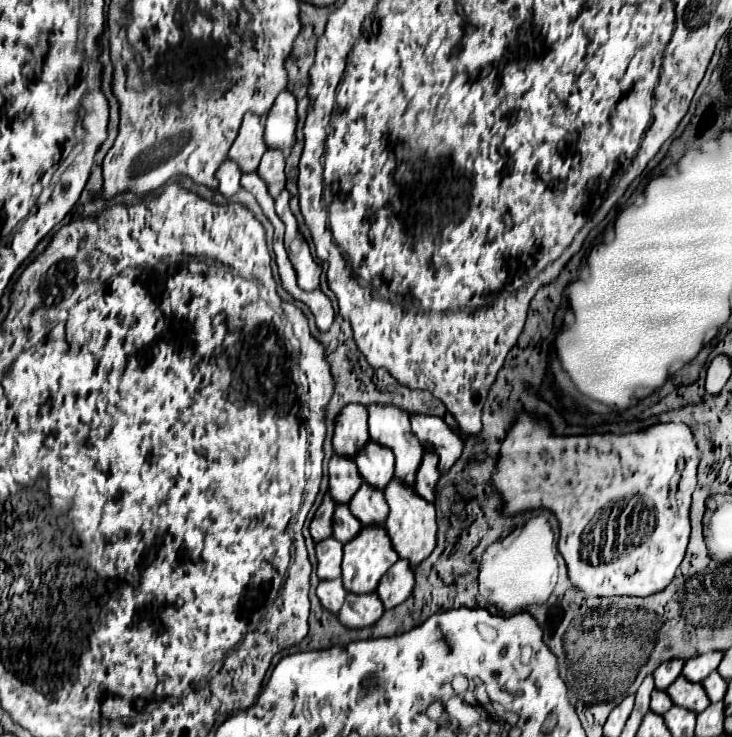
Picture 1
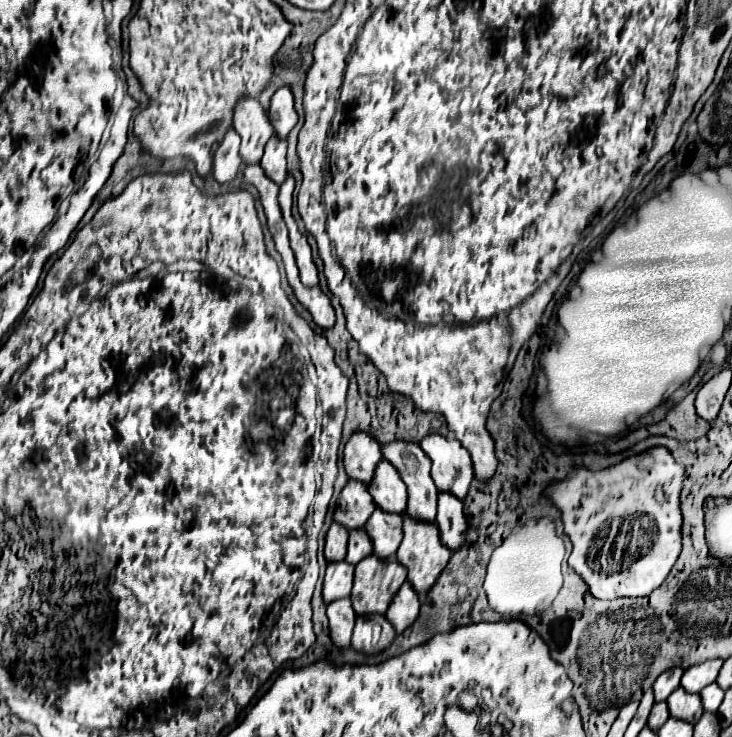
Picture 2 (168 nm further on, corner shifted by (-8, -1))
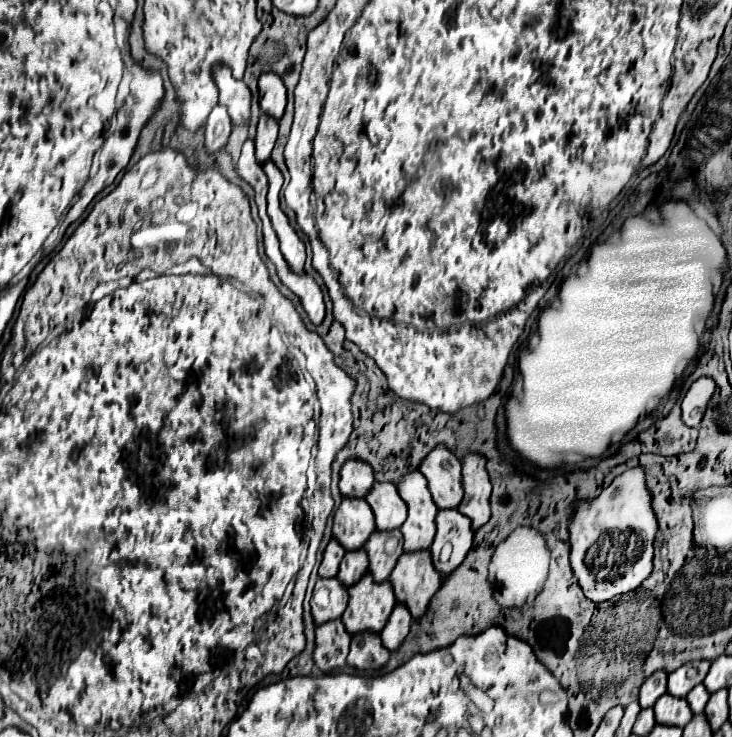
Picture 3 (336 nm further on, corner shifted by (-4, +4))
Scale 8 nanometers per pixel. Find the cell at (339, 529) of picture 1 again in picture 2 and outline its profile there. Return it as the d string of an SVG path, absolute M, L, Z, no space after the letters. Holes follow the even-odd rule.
M355 528L355 532L349 532L345 560L349 564L357 564L367 556L367 552L373 552L373 550L371 550L371 540L367 540L367 534L363 532L363 528Z

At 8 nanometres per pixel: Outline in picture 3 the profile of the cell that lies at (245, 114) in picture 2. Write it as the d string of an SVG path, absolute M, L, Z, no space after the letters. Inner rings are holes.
M215 65L213 79L219 89L219 105L227 107L231 121L237 125L247 123L249 121L249 107L251 107L249 87L243 81L233 79L231 69L227 65Z

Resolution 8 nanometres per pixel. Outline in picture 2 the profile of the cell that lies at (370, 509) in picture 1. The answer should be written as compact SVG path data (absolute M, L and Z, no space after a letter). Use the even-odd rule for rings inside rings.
M375 508L371 520L367 520L365 532L369 534L373 542L373 552L379 558L395 556L403 538L401 524L403 524L401 516L395 516L393 512L383 512L381 508Z

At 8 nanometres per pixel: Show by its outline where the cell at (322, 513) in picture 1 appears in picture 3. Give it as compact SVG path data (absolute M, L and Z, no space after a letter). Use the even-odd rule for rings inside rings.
M331 539L331 543L325 549L321 567L319 567L319 577L335 577L339 571L339 563L345 555L345 549L339 547L339 543L335 539Z

